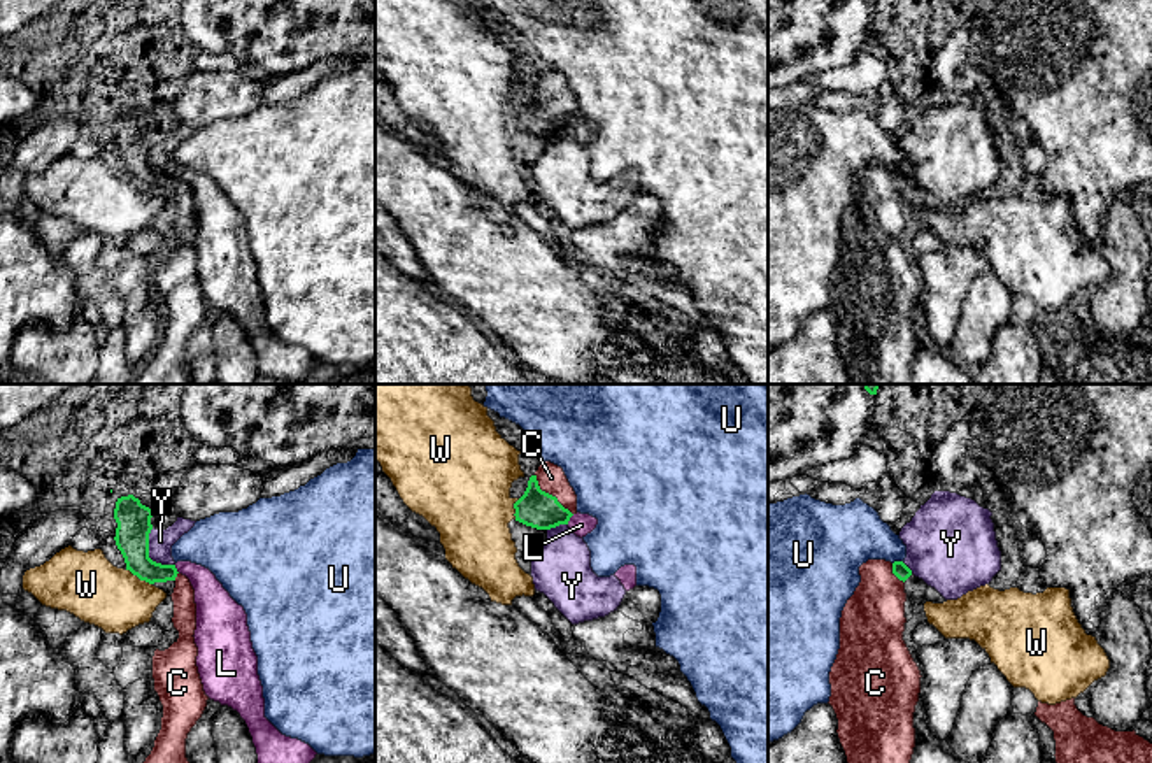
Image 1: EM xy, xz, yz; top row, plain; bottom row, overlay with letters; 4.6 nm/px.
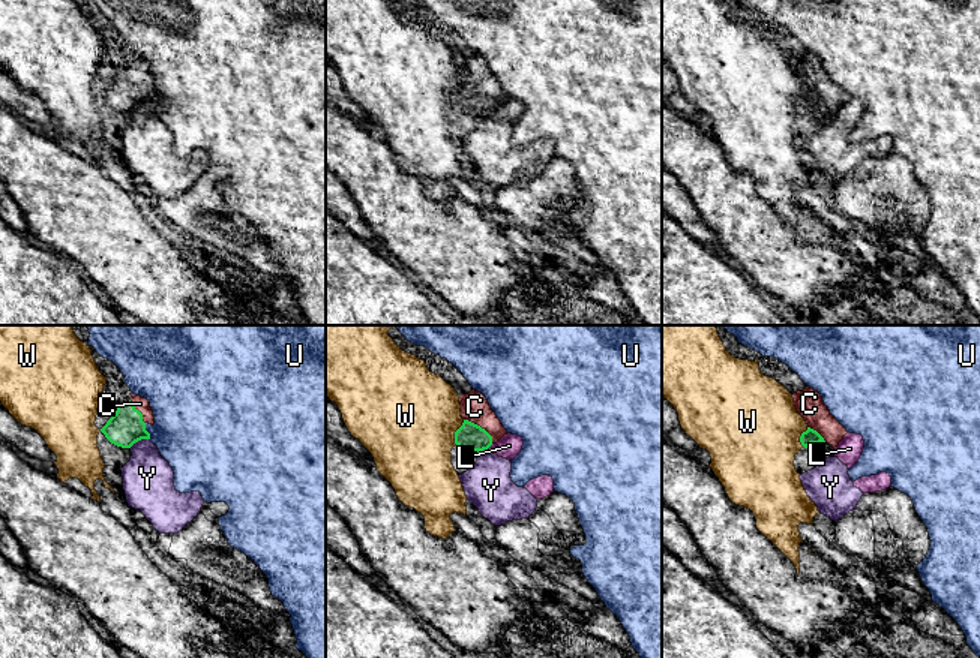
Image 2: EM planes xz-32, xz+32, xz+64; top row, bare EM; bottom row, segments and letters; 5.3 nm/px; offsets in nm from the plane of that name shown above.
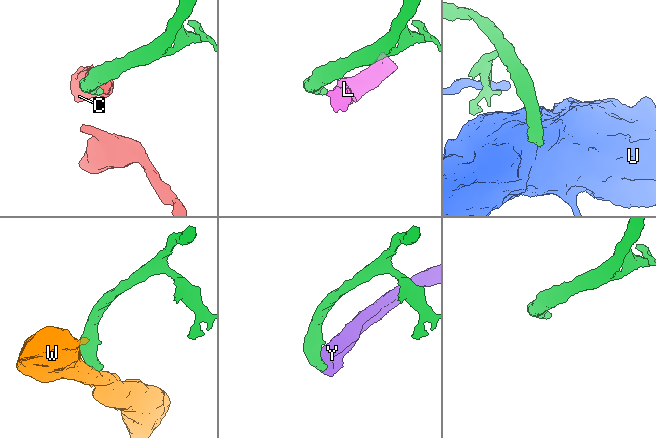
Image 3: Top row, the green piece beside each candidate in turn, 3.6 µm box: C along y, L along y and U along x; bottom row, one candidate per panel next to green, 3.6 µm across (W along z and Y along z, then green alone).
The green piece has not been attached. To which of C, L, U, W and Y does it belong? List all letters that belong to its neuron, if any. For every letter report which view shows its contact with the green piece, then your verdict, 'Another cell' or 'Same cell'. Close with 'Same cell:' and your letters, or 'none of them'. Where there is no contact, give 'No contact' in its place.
C: Touches green in xz. Same cell
L: Touches green in xz. Another cell
U: Touches green in yz. Another cell
W: Touches green in xy. Another cell
Y: Touches green in xy. Another cell
Same cell: C

